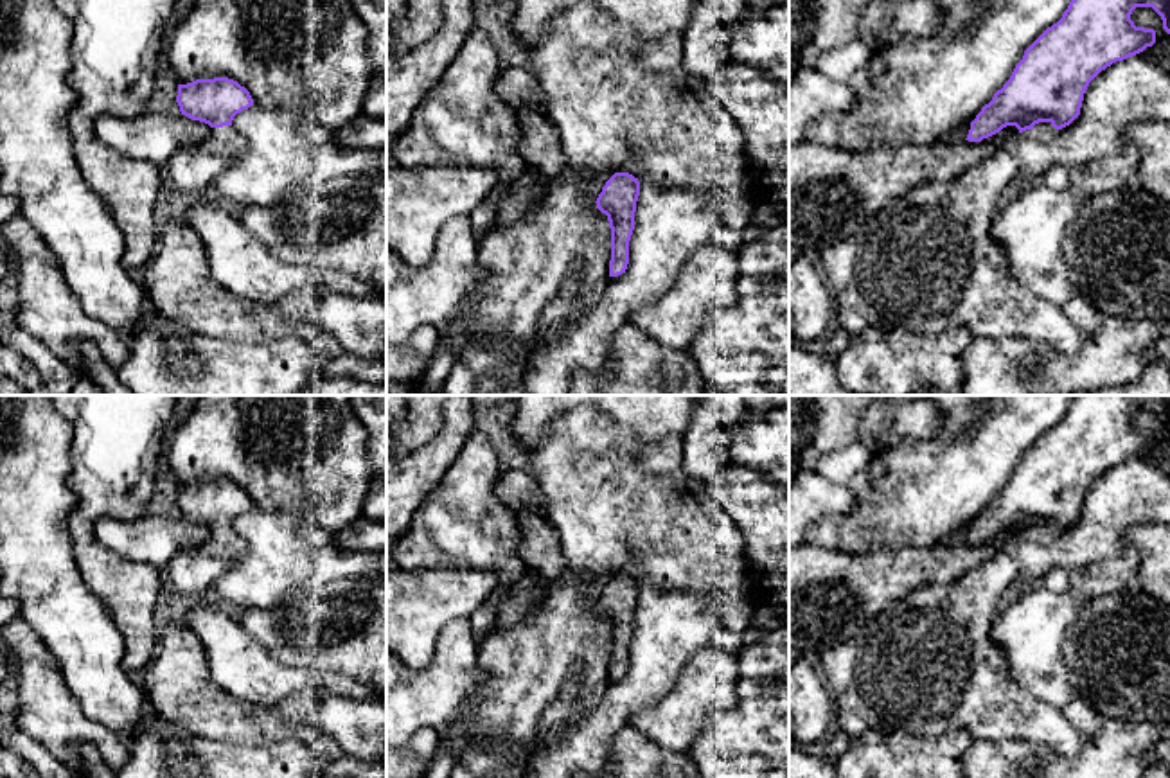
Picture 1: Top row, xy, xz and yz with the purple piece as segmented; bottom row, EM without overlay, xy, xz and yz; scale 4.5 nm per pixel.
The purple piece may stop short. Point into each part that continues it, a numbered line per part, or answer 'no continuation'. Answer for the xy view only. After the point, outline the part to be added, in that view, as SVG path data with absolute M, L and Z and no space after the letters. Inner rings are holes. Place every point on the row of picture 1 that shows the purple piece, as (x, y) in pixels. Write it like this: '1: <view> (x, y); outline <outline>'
1: xy (193, 171); outline M234 126L212 128L199 146L176 153L165 165L185 203L212 196L214 178L237 158L246 140Z

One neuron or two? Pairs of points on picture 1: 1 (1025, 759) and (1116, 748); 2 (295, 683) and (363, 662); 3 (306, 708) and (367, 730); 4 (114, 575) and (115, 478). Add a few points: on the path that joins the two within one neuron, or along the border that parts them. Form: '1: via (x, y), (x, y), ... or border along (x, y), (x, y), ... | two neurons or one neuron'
1: via (1048, 759), (1093, 759) | one neuron
2: border along (290, 665), (342, 672), (367, 689) | two neurons
3: via (320, 708), (353, 723) | one neuron
4: via (90, 552), (85, 543), (85, 514), (96, 502) | one neuron

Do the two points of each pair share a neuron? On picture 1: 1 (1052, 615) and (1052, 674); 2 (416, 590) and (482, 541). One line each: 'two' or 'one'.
1: one
2: two

